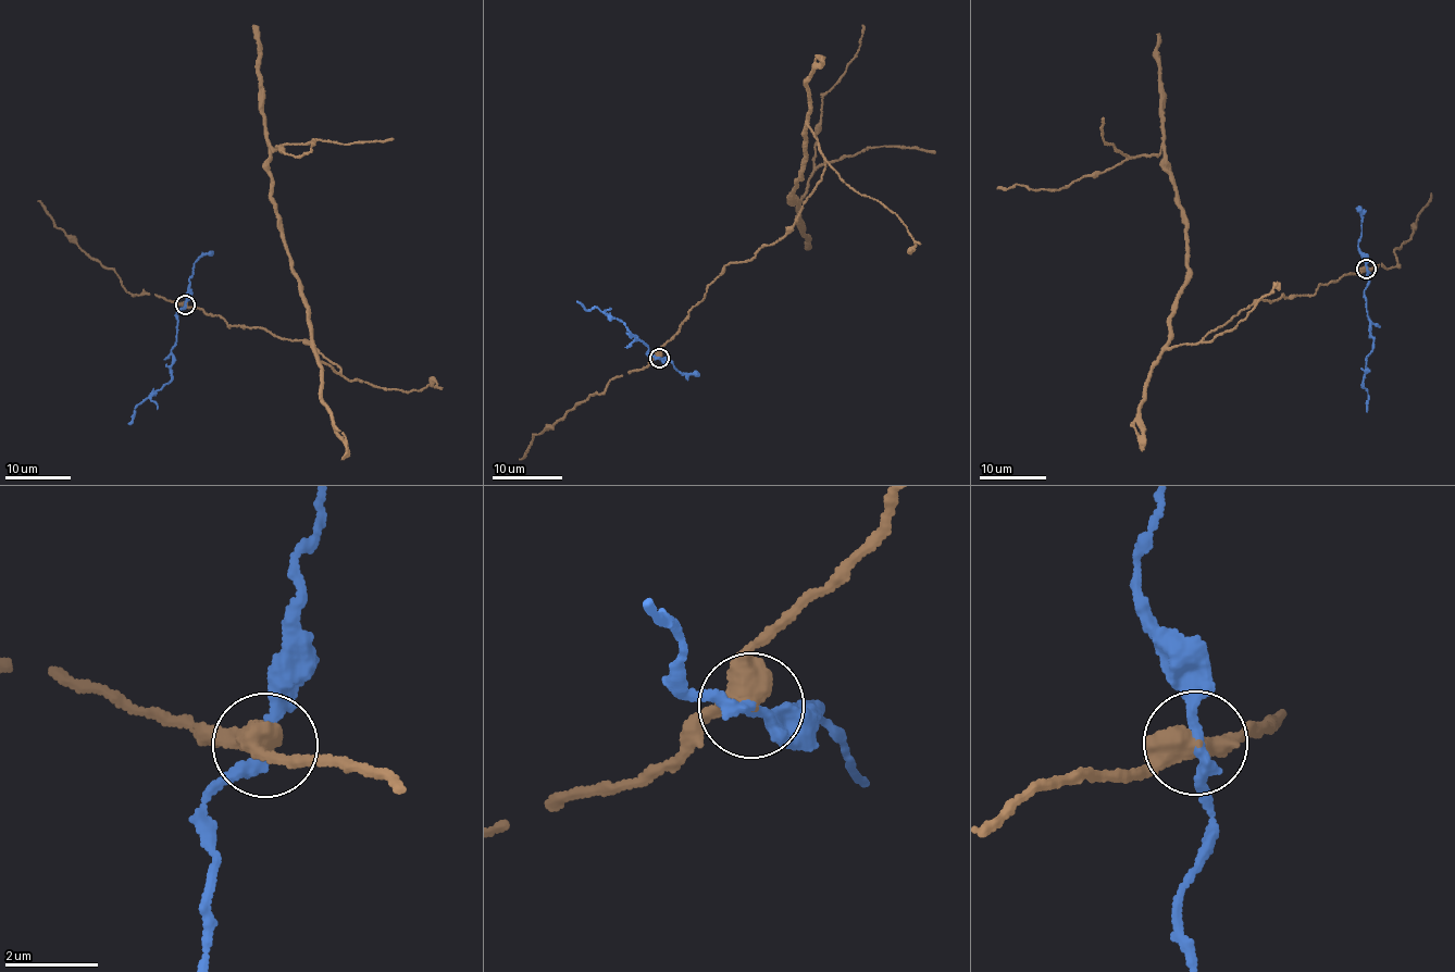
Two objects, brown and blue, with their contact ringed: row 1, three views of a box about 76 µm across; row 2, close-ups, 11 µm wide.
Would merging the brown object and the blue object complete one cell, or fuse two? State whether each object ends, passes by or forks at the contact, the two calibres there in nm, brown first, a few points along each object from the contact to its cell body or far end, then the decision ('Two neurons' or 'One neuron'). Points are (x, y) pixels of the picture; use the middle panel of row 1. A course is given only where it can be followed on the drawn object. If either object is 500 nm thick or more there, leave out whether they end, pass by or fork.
At the ring brown passes by. At the ring blue passes by. Thickness 420 nm (brown) against 240 nm. Course of brown: (659, 358), (725, 264), (784, 238), (824, 169), (806, 124), (793, 203), (813, 169), (825, 95), (863, 26). Course of blue: (659, 358), (647, 354), (645, 344), (635, 340), (619, 320), (592, 308), (585, 309), (576, 301). Two neurons

